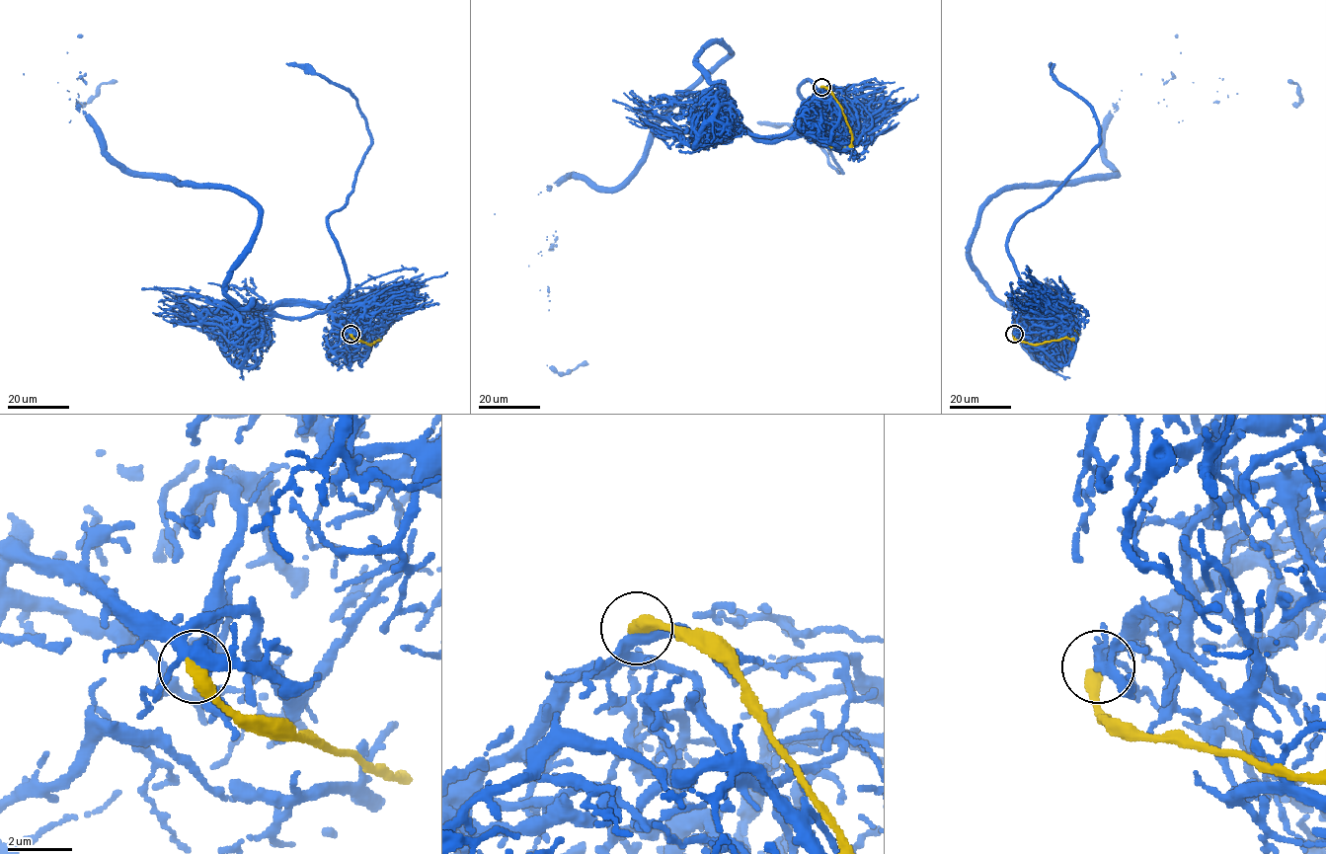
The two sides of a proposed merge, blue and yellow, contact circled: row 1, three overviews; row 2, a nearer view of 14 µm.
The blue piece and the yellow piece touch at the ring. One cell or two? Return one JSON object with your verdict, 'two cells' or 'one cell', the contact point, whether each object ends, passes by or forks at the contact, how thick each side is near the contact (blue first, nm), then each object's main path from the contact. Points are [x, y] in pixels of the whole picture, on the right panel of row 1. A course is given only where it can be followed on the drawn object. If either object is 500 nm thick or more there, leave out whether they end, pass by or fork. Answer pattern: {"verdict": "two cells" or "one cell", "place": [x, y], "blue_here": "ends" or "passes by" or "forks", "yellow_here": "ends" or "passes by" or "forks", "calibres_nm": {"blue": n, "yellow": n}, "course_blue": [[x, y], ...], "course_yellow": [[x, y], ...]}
{"verdict": "two cells", "place": [1014, 334], "blue_here": "forks", "yellow_here": "ends", "calibres_nm": {"blue": 360, "yellow": 440}, "course_blue": [[1014, 334], [1063, 317], [974, 265], [991, 197], [1113, 175], [1122, 90], [1299, 103], [1290, 81]], "course_yellow": [[1014, 334], [1016, 341], [1034, 345], [1074, 339], [1072, 319], [1057, 309]]}

